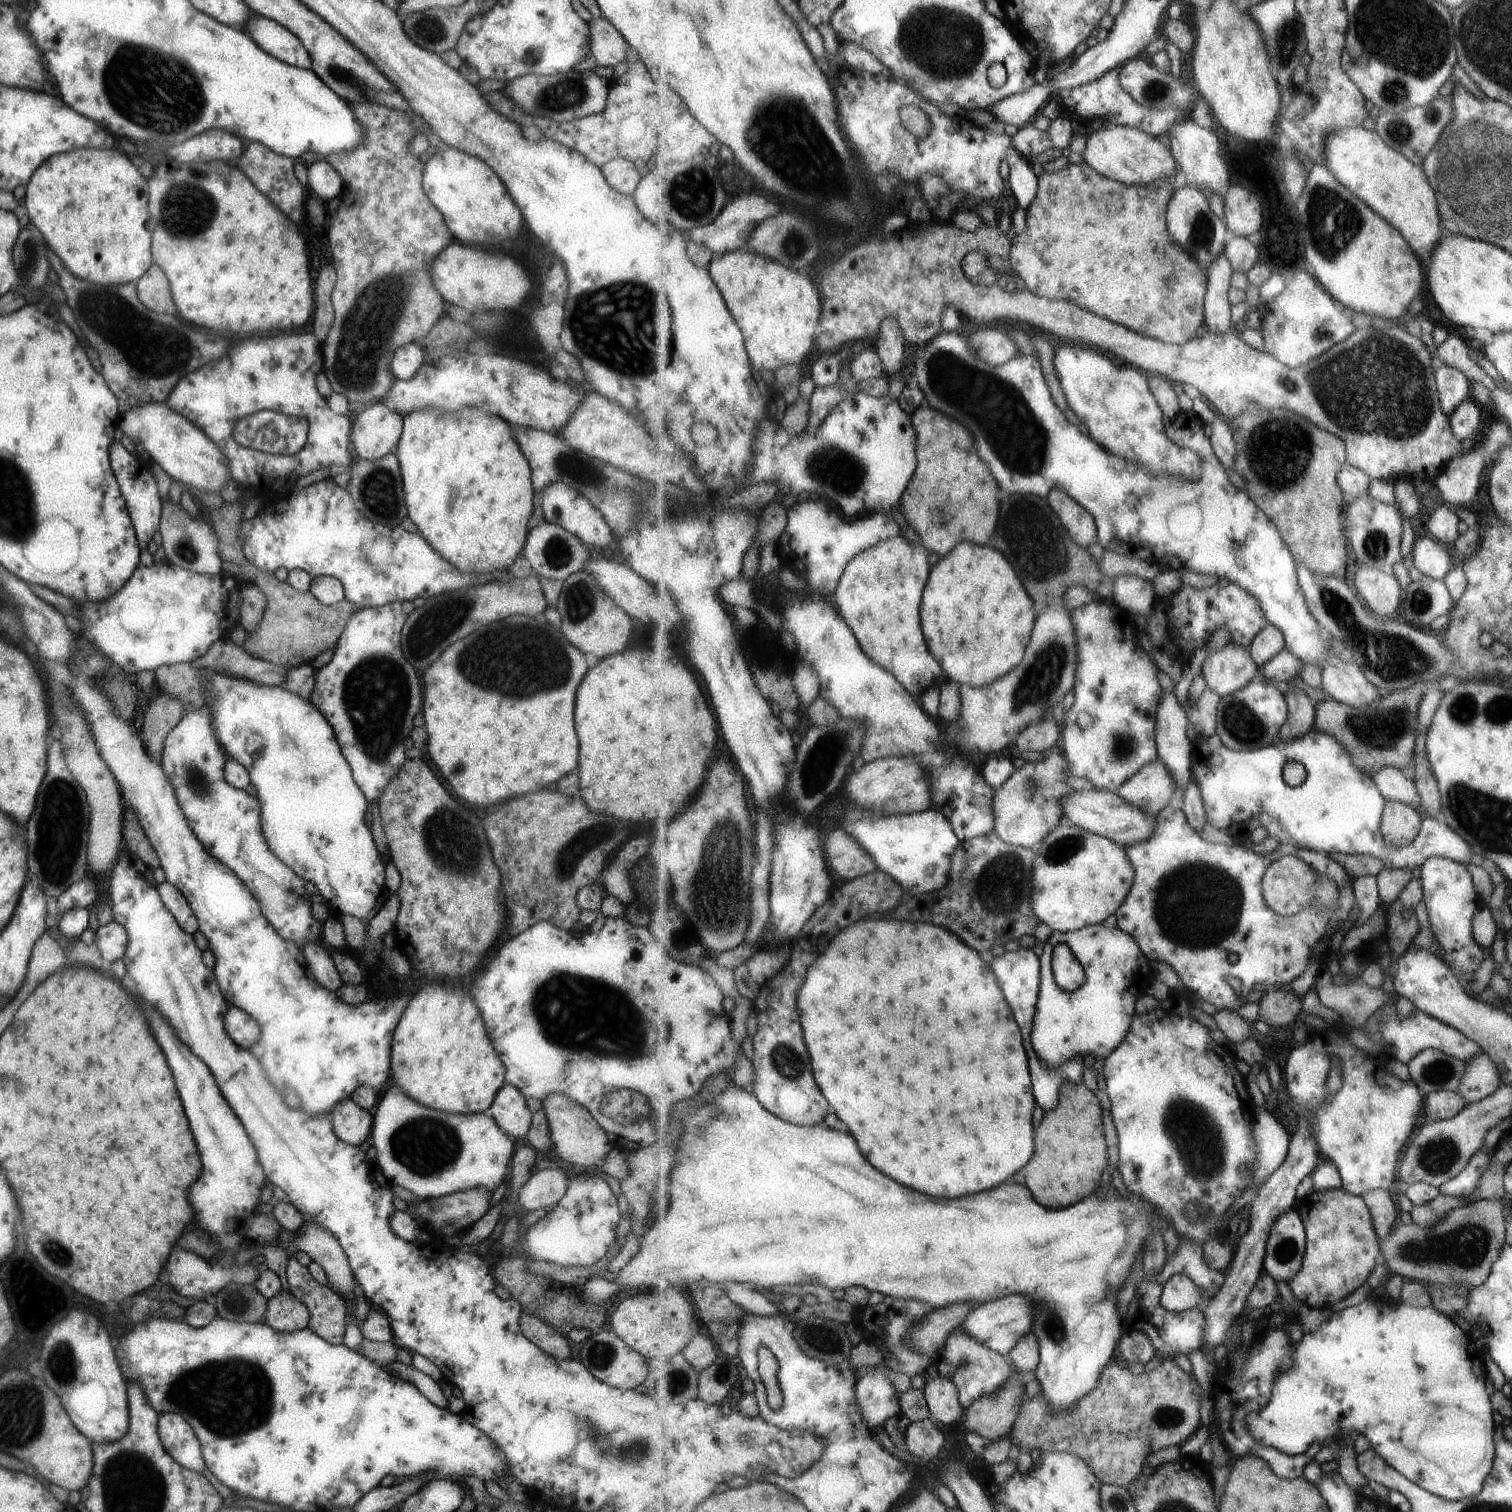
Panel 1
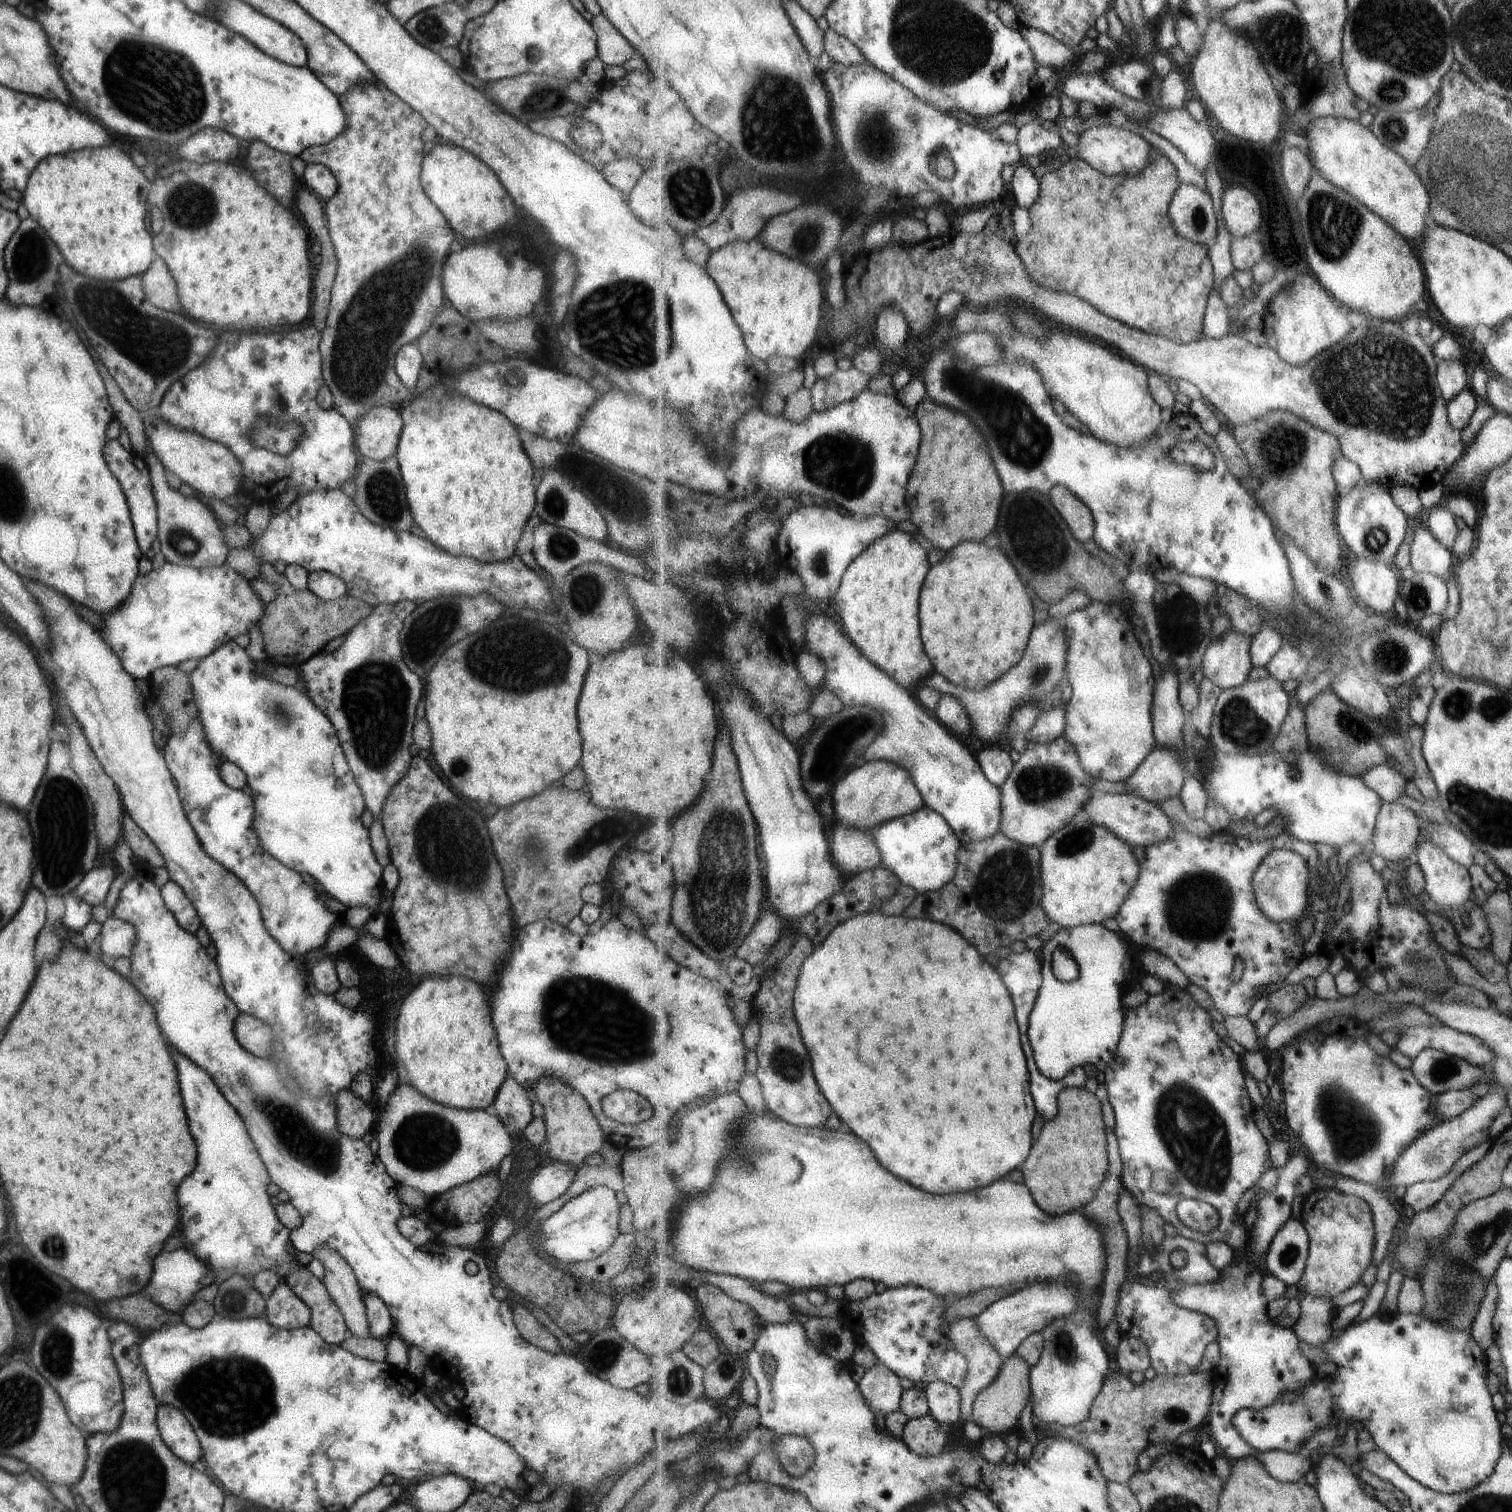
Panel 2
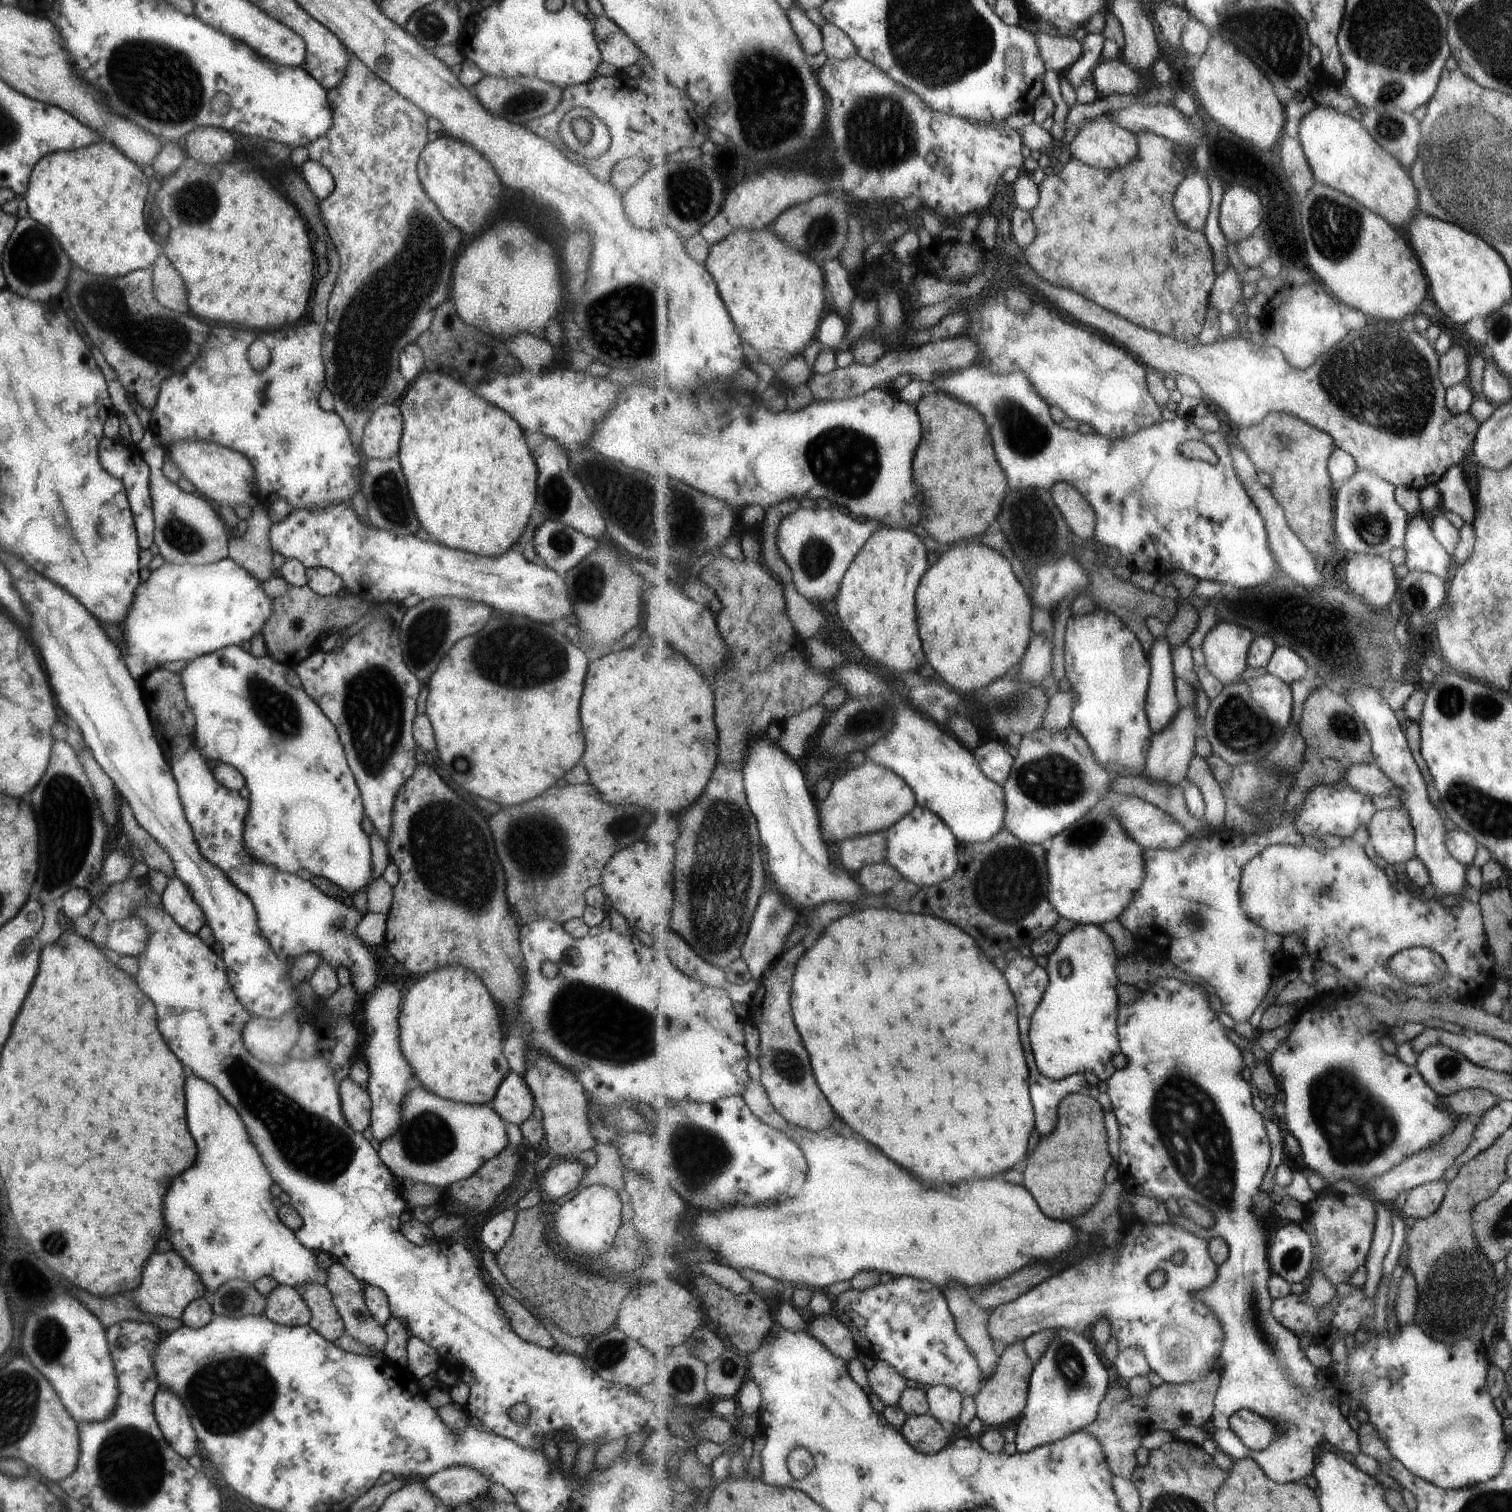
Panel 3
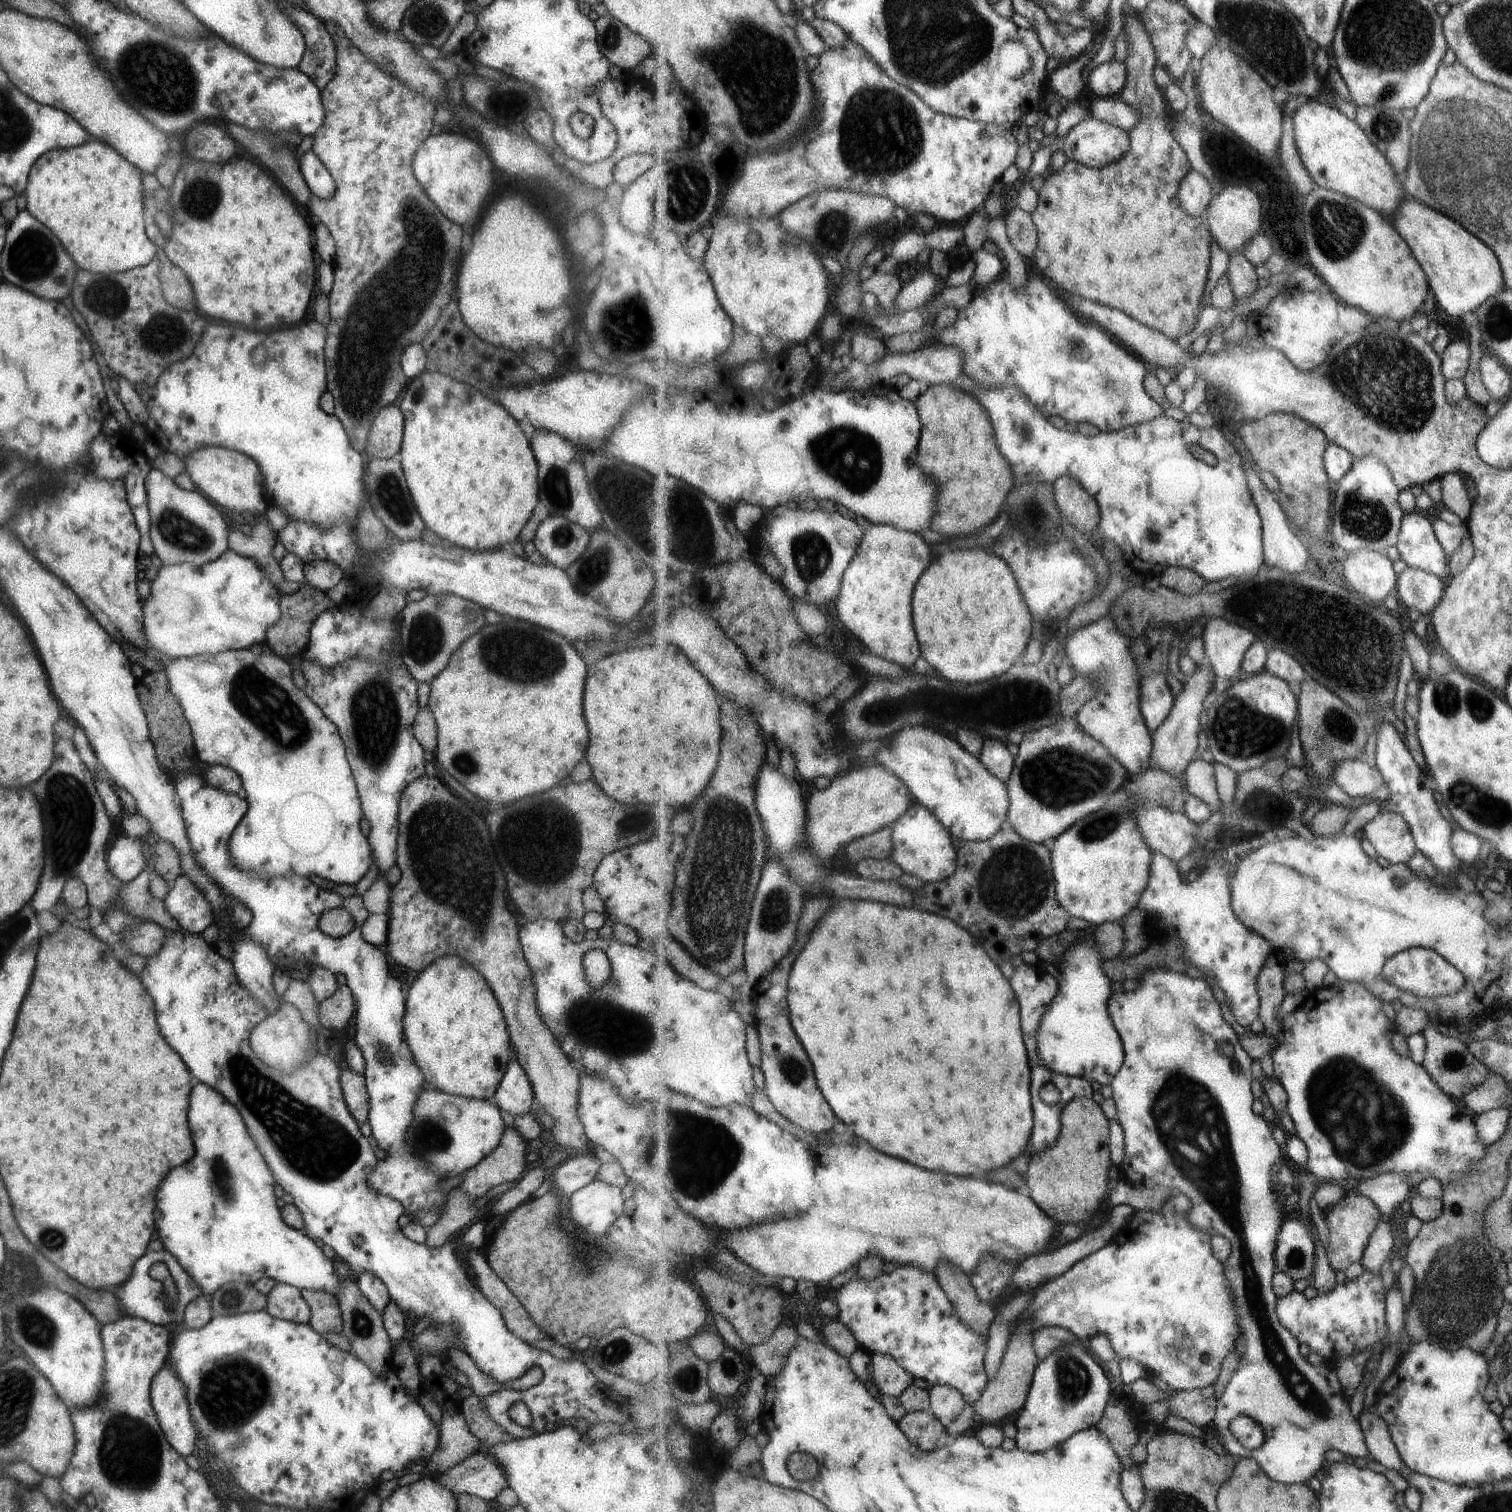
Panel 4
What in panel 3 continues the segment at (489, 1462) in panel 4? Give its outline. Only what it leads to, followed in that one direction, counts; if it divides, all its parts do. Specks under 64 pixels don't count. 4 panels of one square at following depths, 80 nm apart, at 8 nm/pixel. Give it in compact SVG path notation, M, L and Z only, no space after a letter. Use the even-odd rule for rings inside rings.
M453 1465L438 1470L430 1477L425 1478L424 1485L436 1499L439 1499L453 1510L454 1506L457 1506L457 1503L471 1503L477 1497L487 1495L488 1488L493 1484L488 1479L488 1476L483 1476L480 1472L474 1471L468 1466Z

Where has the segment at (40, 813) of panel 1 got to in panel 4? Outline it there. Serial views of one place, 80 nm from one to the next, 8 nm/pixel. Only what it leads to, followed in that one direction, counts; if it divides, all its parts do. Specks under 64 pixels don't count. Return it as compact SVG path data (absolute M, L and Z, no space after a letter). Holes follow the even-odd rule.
M71 739L57 740L55 742L53 762L51 762L49 770L33 784L33 794L35 794L35 798L37 798L37 802L41 806L41 818L43 818L43 830L45 830L43 832L43 850L45 850L43 852L43 870L41 870L41 878L39 878L39 882L37 883L34 896L29 900L29 904L35 911L49 910L57 902L57 898L60 897L65 881L69 877L76 876L81 879L85 888L89 890L89 896L95 902L95 906L99 902L103 914L110 909L110 906L115 901L119 901L124 911L136 917L153 921L167 931L191 935L187 931L184 931L176 923L176 920L172 919L172 916L168 914L164 907L164 902L149 893L149 873L145 869L130 881L120 881L108 871L105 862L105 846L107 846L107 838L109 838L109 832L111 832L111 820L109 820L109 817L105 813L103 804L95 791L92 774L87 770L81 759L79 759L79 755Z

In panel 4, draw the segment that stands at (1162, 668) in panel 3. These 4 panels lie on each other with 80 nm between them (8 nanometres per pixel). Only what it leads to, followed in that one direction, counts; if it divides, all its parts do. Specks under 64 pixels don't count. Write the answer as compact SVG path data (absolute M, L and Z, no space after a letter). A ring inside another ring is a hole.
M1165 675L1142 680L1141 708L1147 726L1154 733L1167 719L1175 702Z

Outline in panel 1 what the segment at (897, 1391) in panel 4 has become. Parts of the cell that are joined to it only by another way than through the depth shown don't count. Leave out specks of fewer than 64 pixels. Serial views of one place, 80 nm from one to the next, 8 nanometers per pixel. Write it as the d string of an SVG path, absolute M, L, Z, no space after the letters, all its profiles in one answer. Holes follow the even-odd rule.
M879 1368L858 1379L855 1394L871 1436L874 1436L877 1428L884 1428L887 1420L902 1413L900 1394L895 1390L889 1376Z

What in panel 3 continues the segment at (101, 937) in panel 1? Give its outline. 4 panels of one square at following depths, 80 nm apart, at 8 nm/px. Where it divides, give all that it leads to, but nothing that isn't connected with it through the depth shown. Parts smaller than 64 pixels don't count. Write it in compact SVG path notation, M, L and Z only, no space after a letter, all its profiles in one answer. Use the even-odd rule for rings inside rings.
M127 917L108 924L105 952L114 957L138 956L146 947L148 932L141 917Z

